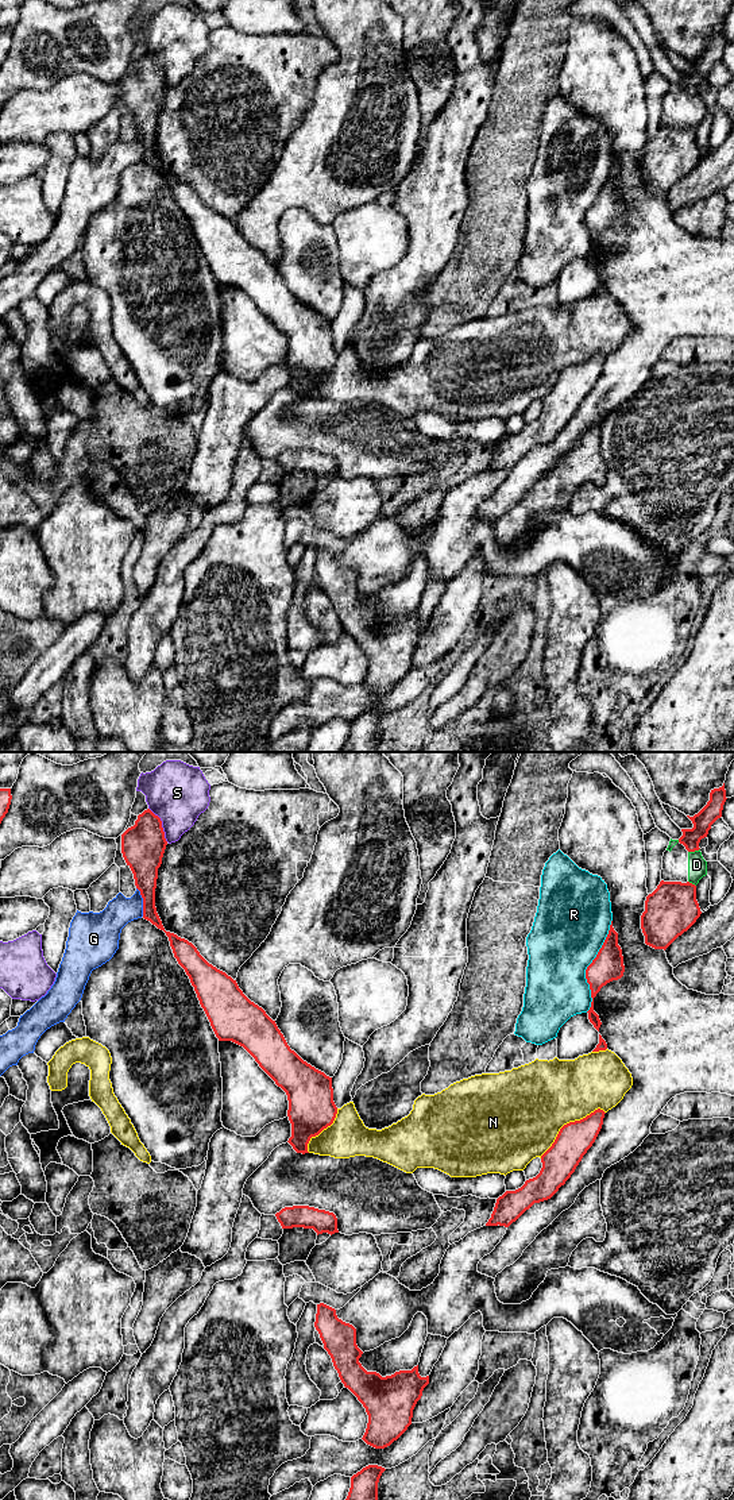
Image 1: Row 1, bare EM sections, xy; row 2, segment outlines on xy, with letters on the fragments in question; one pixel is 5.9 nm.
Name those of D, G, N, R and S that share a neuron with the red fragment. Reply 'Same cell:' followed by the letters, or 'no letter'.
Same cell: N

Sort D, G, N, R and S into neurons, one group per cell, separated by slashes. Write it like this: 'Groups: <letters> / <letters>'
Groups: D / G / N / R / S

